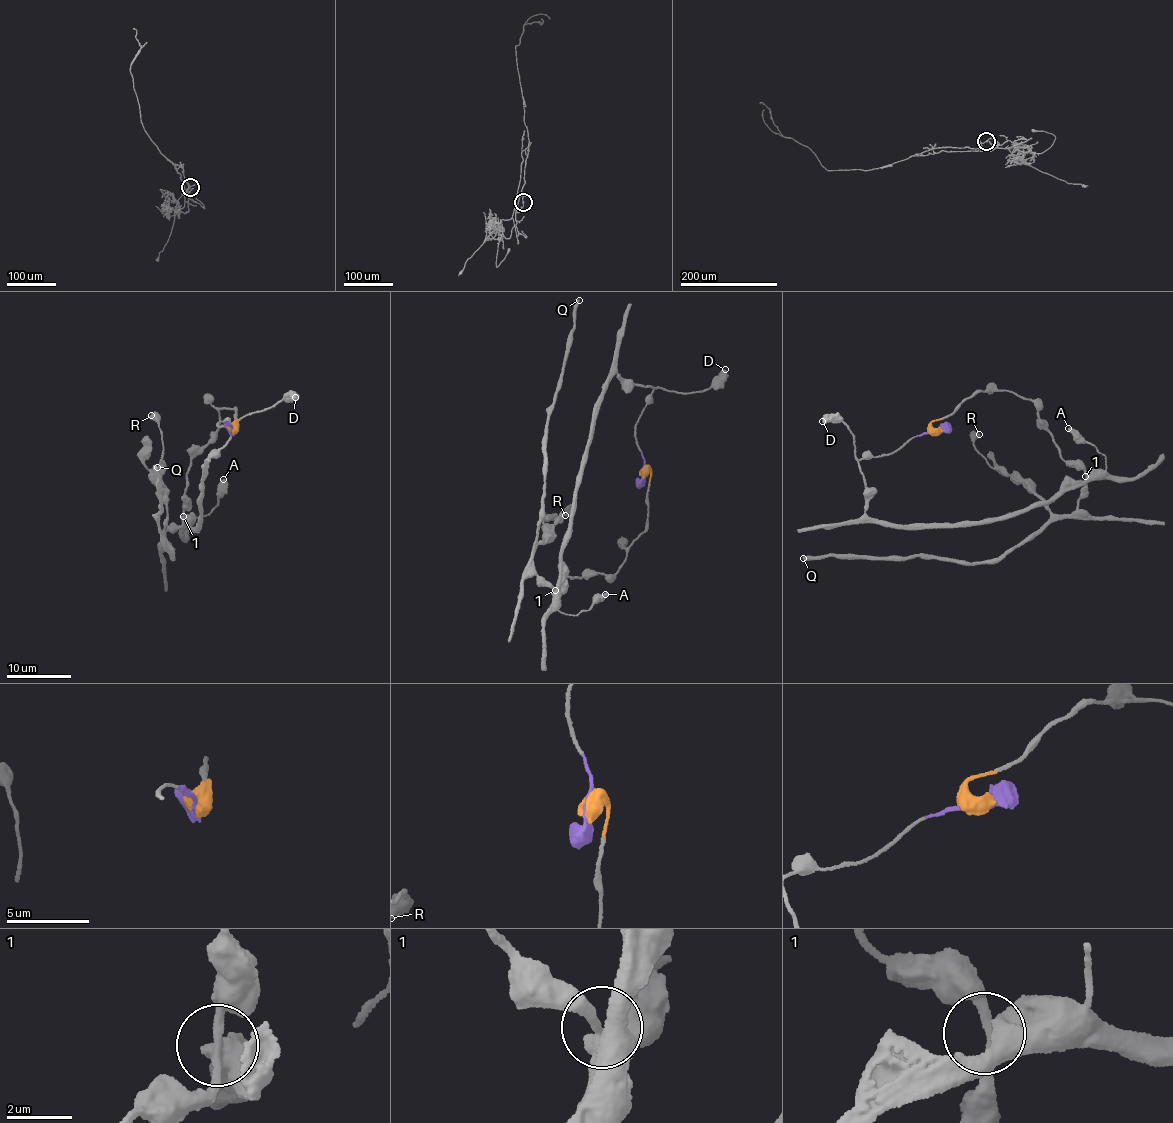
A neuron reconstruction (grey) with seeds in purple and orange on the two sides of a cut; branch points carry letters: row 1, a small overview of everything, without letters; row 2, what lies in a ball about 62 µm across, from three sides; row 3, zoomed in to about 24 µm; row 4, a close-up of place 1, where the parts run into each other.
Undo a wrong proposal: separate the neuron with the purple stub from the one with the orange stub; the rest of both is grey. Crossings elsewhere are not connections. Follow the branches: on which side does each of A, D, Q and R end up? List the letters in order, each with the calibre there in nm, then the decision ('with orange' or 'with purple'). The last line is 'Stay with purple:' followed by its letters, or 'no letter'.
A: 550 nm thick; with purple
D: 600 nm thick; with purple
Q: 500 nm thick; with orange
R: 600 nm thick; with orange
Stay with purple: A, D

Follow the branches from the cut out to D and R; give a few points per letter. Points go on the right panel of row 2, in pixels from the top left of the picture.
D: (935, 431), (914, 436), (877, 457), (859, 459), (844, 422), (822, 421)
R: (935, 431), (974, 394), (1026, 398), (1059, 455), (1085, 473), (1077, 507), (1055, 516), (990, 466), (979, 434)

